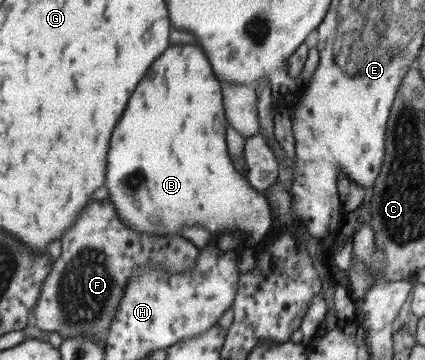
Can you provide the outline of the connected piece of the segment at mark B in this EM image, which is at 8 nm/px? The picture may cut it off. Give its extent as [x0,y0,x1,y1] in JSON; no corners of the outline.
[104,45,273,247]

